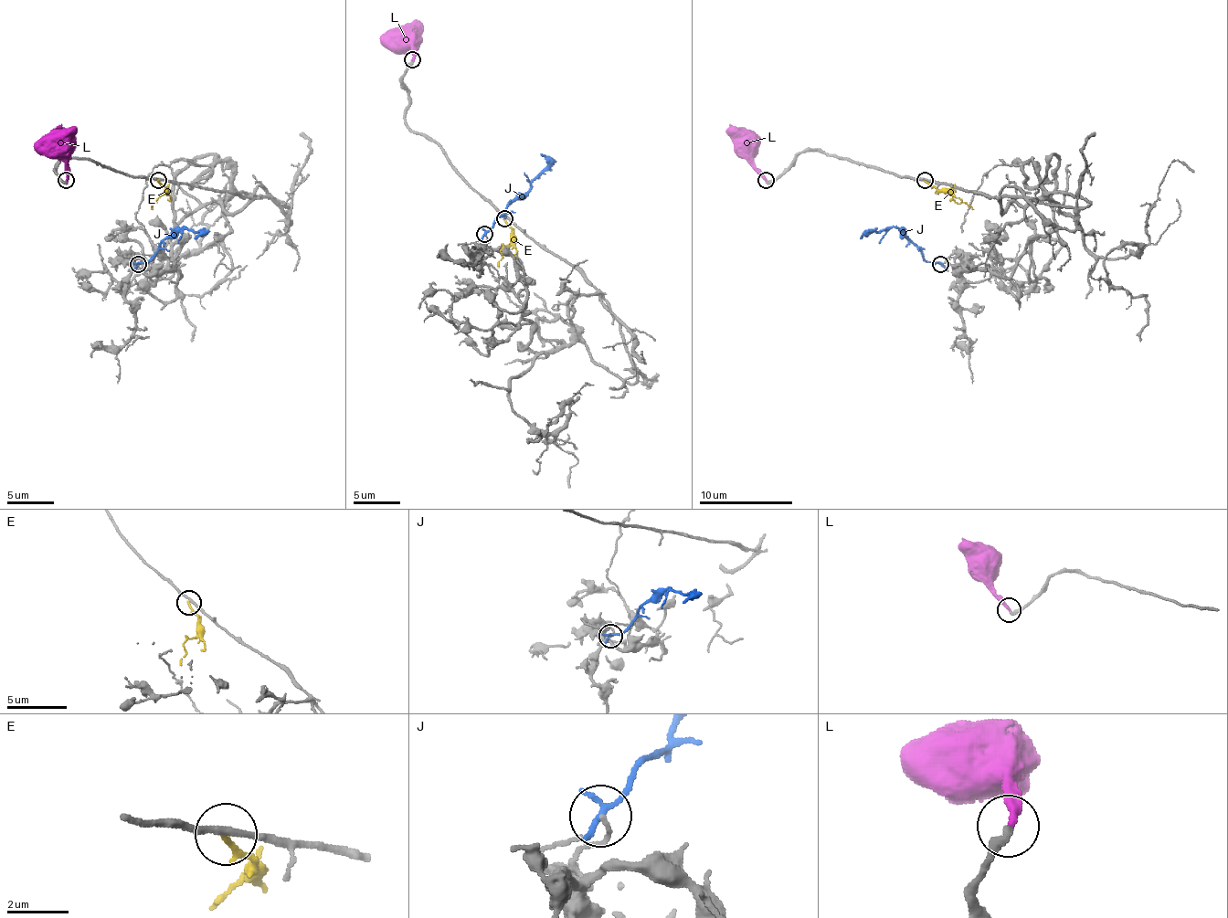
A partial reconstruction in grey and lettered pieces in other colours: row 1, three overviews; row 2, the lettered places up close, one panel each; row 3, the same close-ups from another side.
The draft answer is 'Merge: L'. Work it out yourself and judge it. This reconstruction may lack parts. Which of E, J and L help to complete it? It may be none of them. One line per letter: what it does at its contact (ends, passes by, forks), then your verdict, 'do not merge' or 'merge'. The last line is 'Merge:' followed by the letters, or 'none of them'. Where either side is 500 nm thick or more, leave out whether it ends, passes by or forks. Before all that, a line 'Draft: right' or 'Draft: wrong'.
Draft: right
E: it ends | do not merge
J: it ends | do not merge
L: it ends | merge
Merge: L

